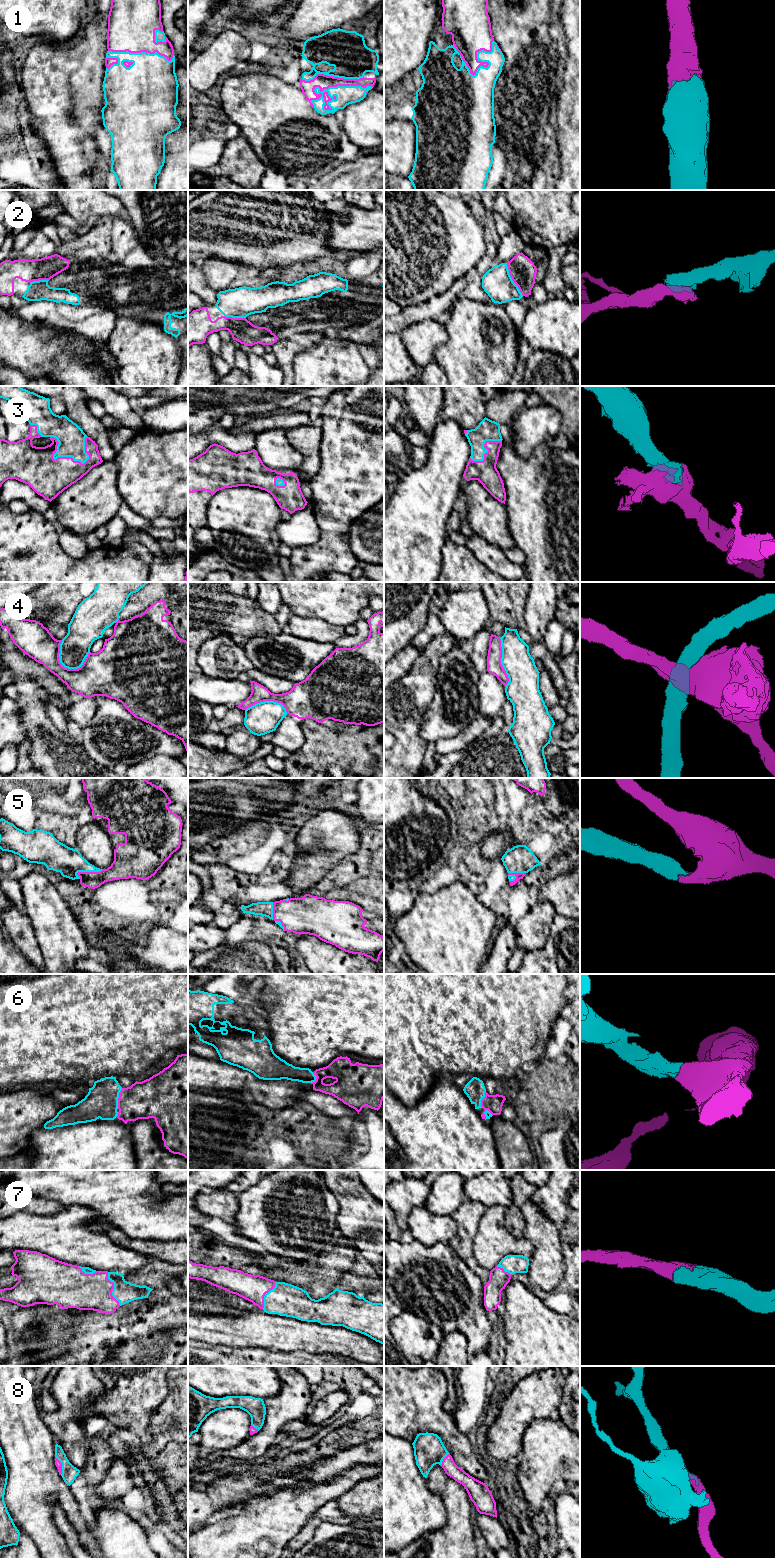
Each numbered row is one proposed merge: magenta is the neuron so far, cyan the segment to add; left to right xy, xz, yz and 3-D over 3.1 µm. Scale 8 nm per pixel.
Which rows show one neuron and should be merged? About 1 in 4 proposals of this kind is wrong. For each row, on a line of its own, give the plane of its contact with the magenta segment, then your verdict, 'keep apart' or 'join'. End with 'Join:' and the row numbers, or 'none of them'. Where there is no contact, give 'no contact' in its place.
1: contact in xz; join
2: contact in yz; join
3: contact in xy; join
4: contact in xy; keep apart
5: contact in yz; join
6: contact in xy; join
7: contact in xy; join
8: contact in xy; join
Join: 1, 2, 3, 5, 6, 7, 8

